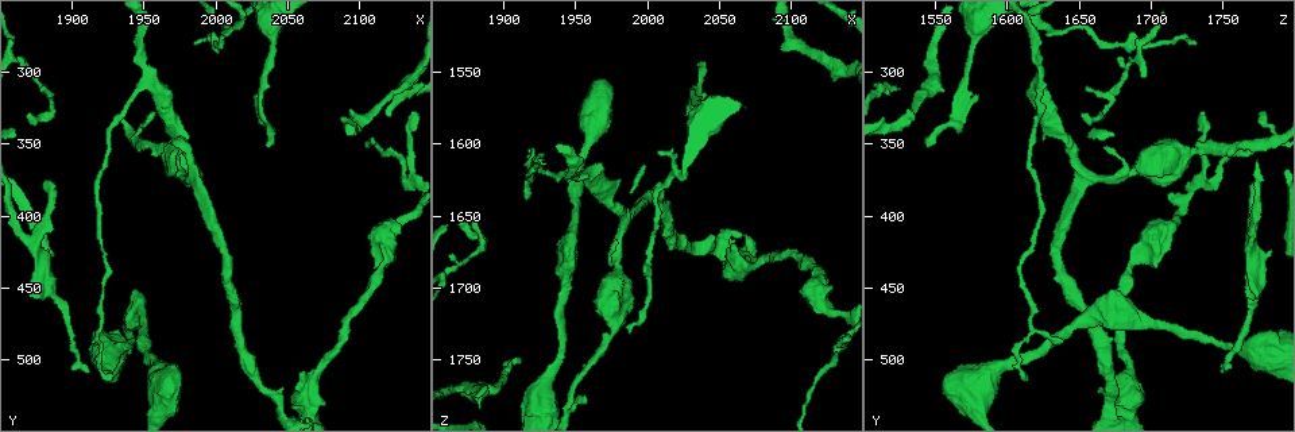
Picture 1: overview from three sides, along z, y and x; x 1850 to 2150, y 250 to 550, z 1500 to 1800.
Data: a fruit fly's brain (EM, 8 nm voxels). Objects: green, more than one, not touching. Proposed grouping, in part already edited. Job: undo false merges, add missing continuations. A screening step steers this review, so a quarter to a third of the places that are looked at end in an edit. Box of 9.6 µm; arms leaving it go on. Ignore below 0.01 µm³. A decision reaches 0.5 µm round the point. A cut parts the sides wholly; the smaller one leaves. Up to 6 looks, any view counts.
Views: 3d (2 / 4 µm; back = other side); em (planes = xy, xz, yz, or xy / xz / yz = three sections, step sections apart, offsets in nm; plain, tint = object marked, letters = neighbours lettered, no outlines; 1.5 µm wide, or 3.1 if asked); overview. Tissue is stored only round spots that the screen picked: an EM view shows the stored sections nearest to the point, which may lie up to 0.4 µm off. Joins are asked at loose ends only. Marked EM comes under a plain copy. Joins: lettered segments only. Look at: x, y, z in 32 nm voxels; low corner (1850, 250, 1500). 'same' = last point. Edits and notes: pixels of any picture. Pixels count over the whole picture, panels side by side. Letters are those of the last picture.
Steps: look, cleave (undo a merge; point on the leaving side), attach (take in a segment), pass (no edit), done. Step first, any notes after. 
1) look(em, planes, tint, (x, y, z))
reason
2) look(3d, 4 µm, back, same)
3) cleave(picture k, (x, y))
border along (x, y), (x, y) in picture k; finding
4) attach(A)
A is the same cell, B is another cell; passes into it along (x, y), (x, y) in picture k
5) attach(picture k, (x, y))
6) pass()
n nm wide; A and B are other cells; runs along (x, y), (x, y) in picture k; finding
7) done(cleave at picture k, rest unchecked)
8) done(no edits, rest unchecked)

look(3d, 4 µm, (1980, 366, 1690))
sudden change in width

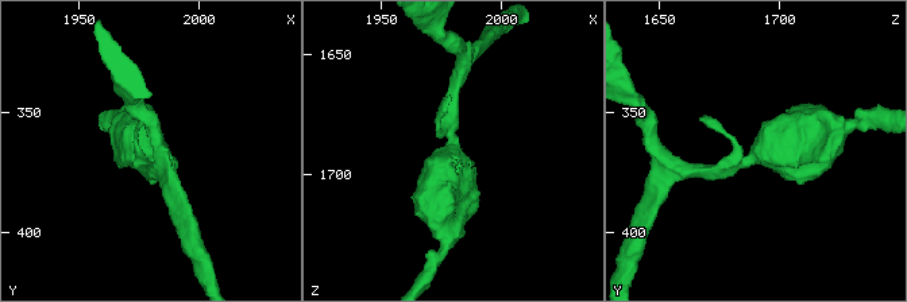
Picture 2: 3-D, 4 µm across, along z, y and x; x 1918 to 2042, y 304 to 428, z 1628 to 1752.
look(em, 3.1 µm, planes, letters, (1979, 369, 1692))

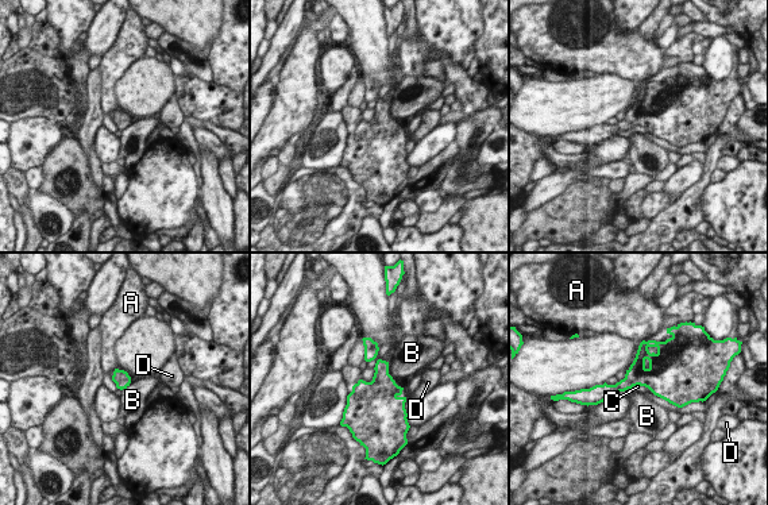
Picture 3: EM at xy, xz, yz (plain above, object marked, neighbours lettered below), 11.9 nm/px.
pass()
190 nm wide; A, B, C and D are other cells; continuous, no second cell

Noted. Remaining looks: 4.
look(3d, 4 µm, back, (1942, 476, 1692))
thick turns thin

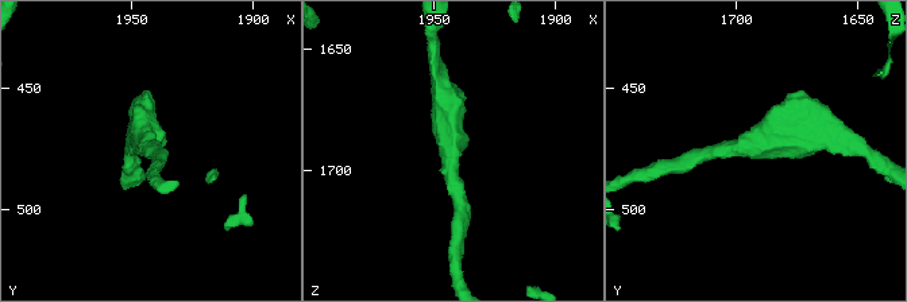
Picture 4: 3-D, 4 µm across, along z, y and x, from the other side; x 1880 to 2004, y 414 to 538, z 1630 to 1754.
look(em, yz, step 4, tint, (1943, 474, 1695))
shape alone is not enough

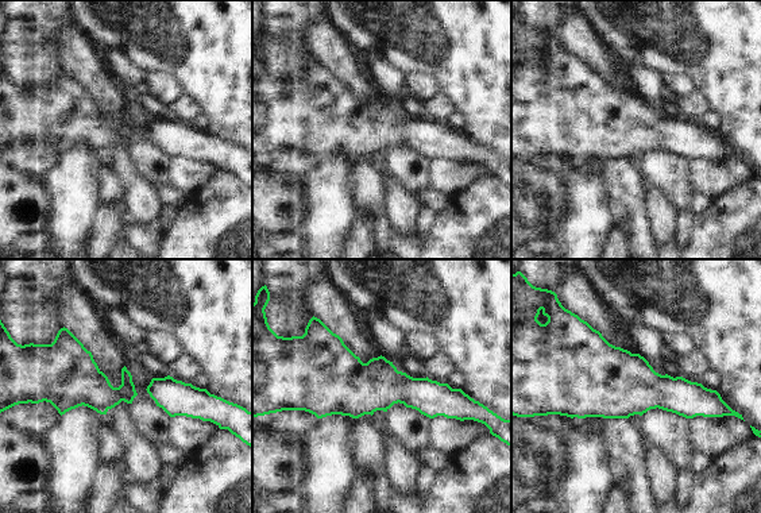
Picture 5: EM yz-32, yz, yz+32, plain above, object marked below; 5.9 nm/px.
look(em, planes, letters, same)

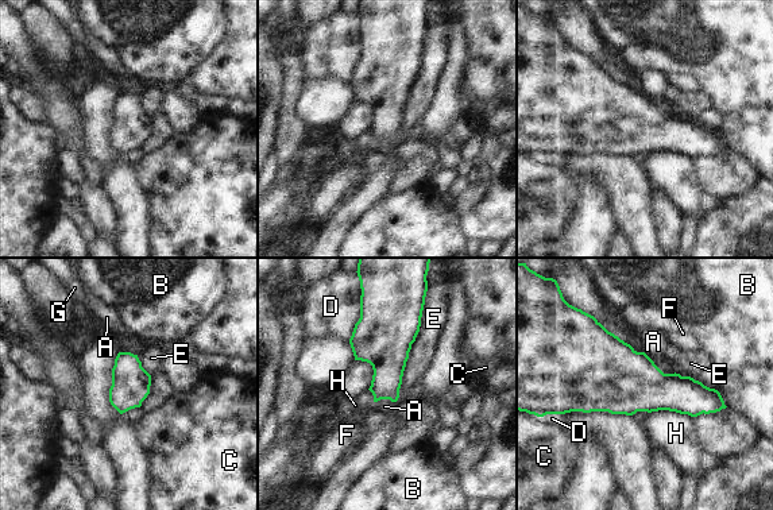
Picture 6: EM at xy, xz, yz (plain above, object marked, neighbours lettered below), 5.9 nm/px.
pass()
A, B, C, D, E, F, G and H are other cells; border along (426, 296), (394, 402) in picture 6; all the same cell

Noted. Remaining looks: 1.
done(no edits, rest unchecked)

